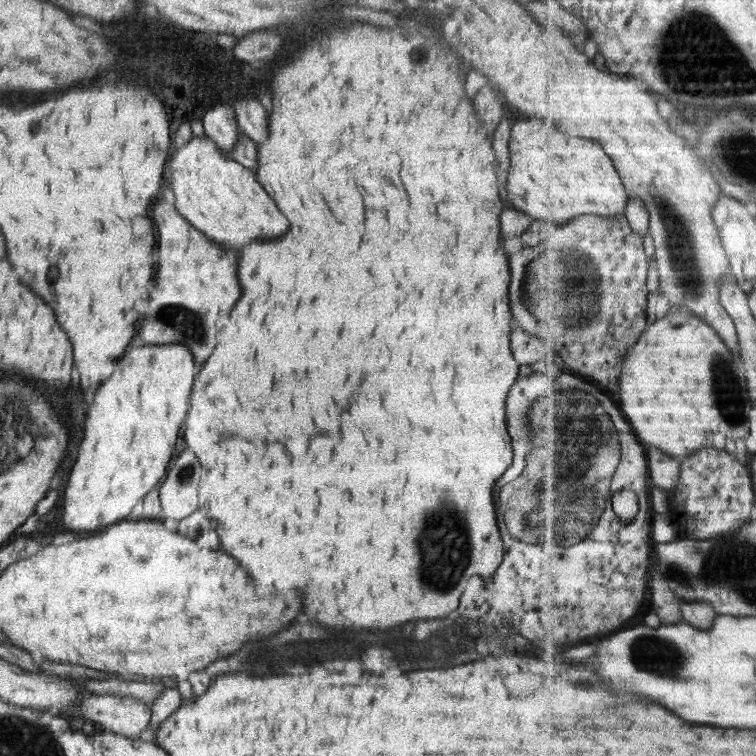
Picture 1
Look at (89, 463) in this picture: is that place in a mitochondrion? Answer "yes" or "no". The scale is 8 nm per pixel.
no

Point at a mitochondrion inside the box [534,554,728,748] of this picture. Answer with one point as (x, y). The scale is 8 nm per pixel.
(665, 659)

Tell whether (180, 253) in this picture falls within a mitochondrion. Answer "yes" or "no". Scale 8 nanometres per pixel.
no

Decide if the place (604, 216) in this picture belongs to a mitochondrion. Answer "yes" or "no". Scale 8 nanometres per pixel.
no

